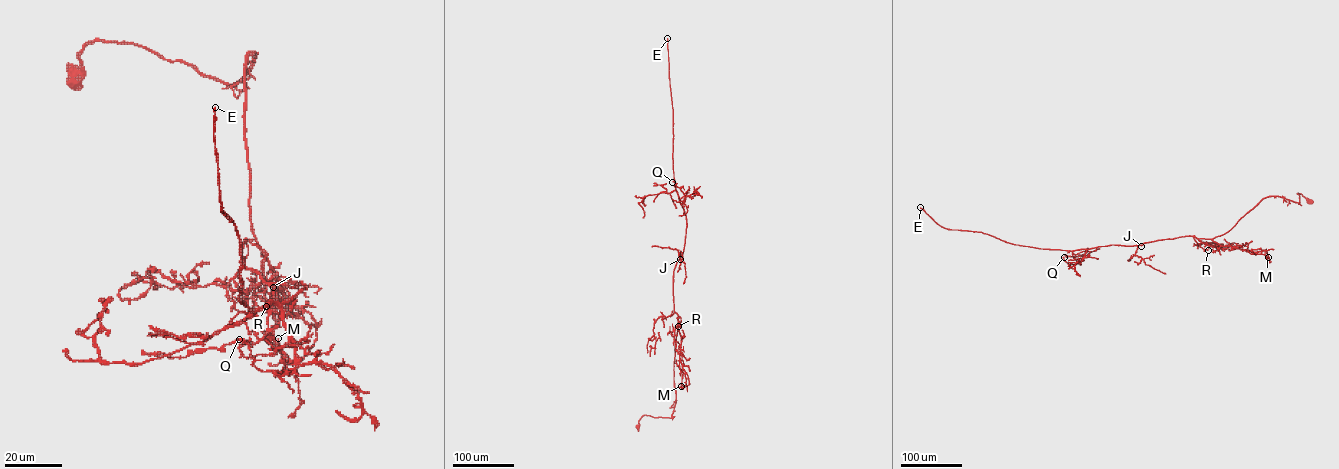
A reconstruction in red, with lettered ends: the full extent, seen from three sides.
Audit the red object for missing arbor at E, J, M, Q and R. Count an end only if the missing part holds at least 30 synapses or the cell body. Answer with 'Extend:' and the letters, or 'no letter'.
Extend: E, J

